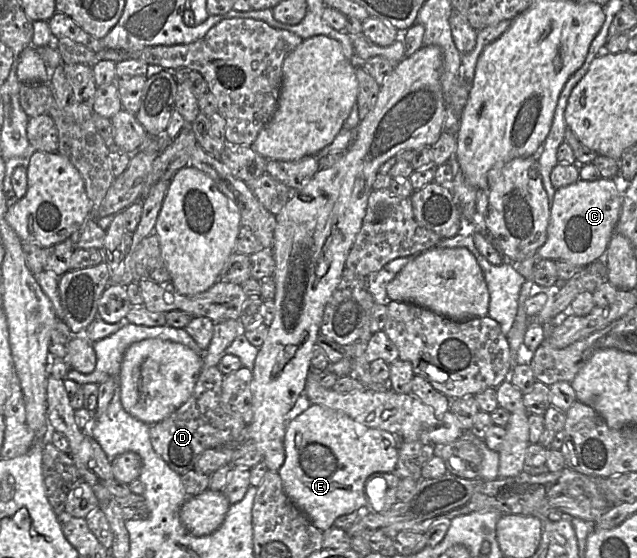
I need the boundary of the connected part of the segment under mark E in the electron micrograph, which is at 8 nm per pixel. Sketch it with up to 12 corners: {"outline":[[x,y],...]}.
{"outline":[[311,404],[289,420],[284,491],[322,532],[365,510],[400,440]]}

